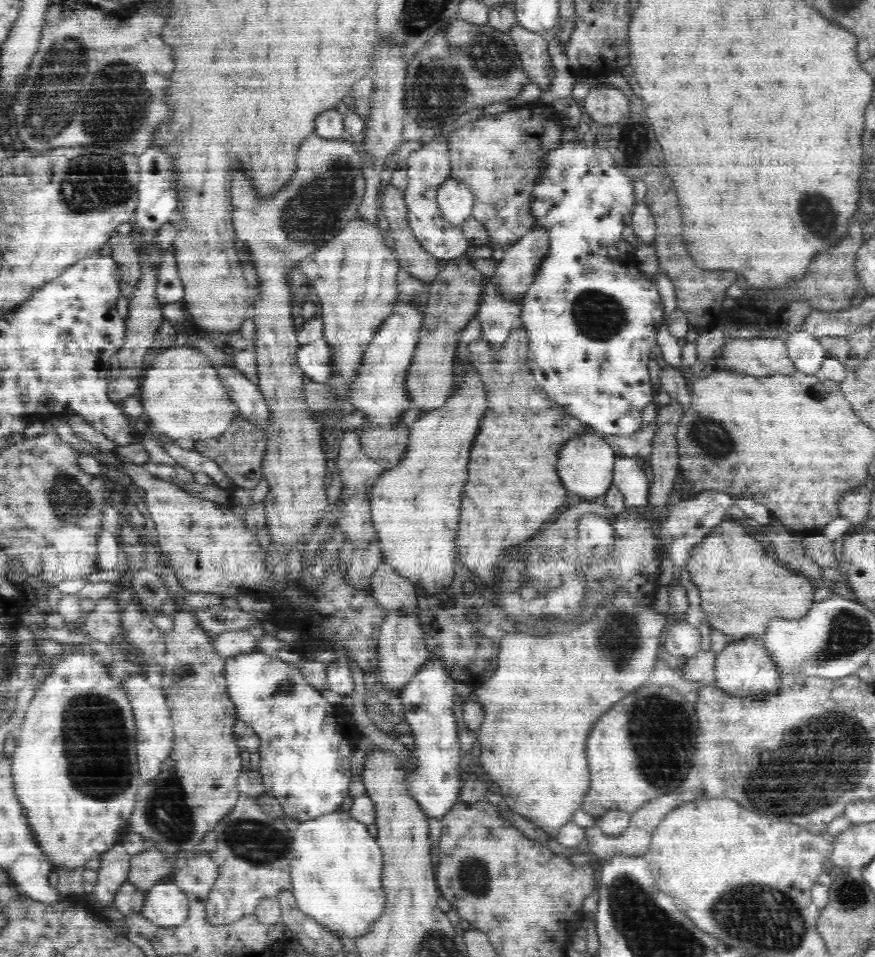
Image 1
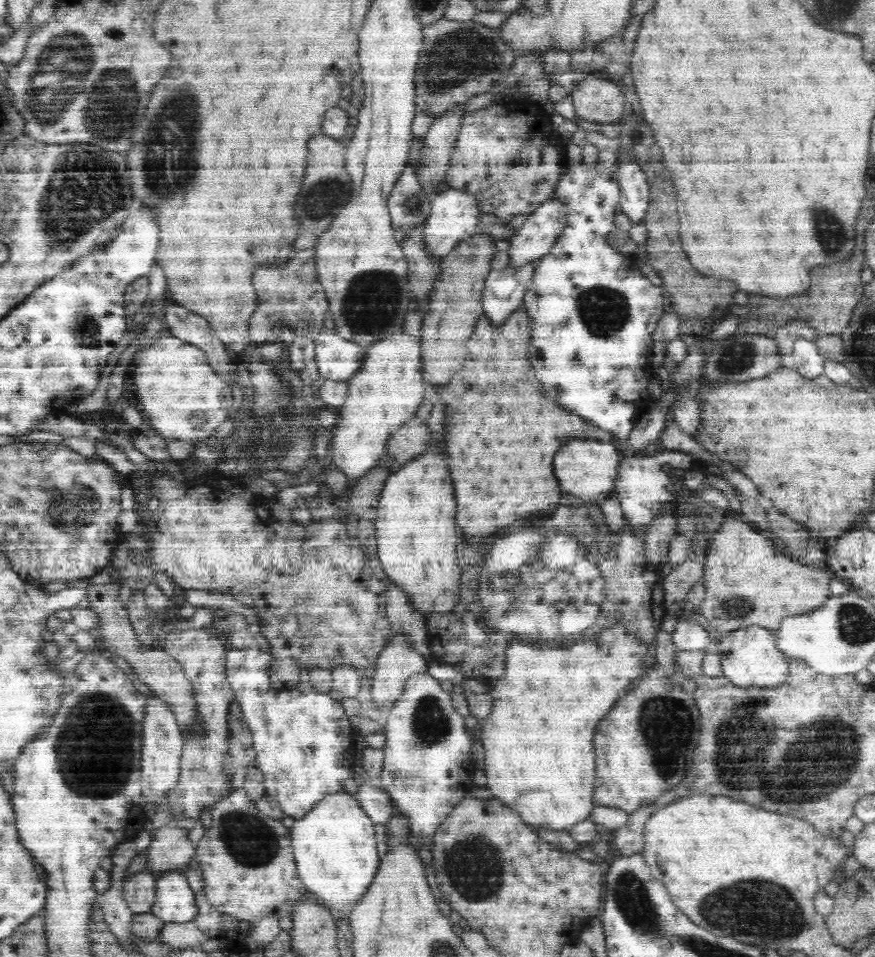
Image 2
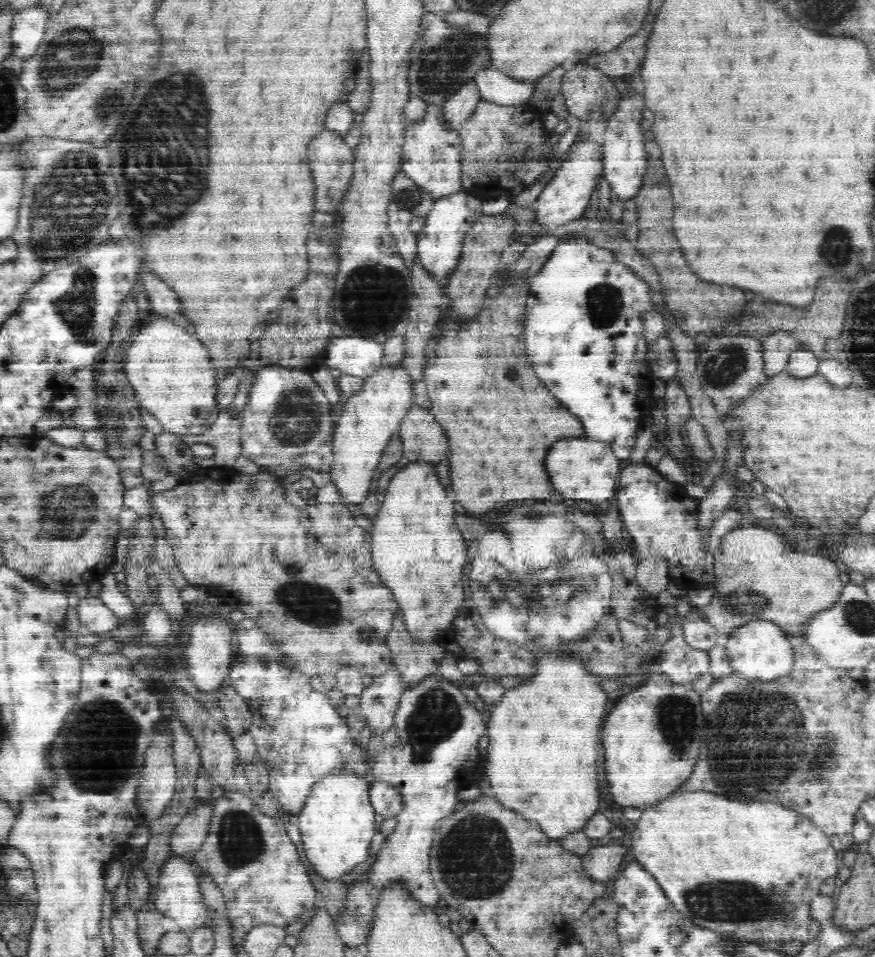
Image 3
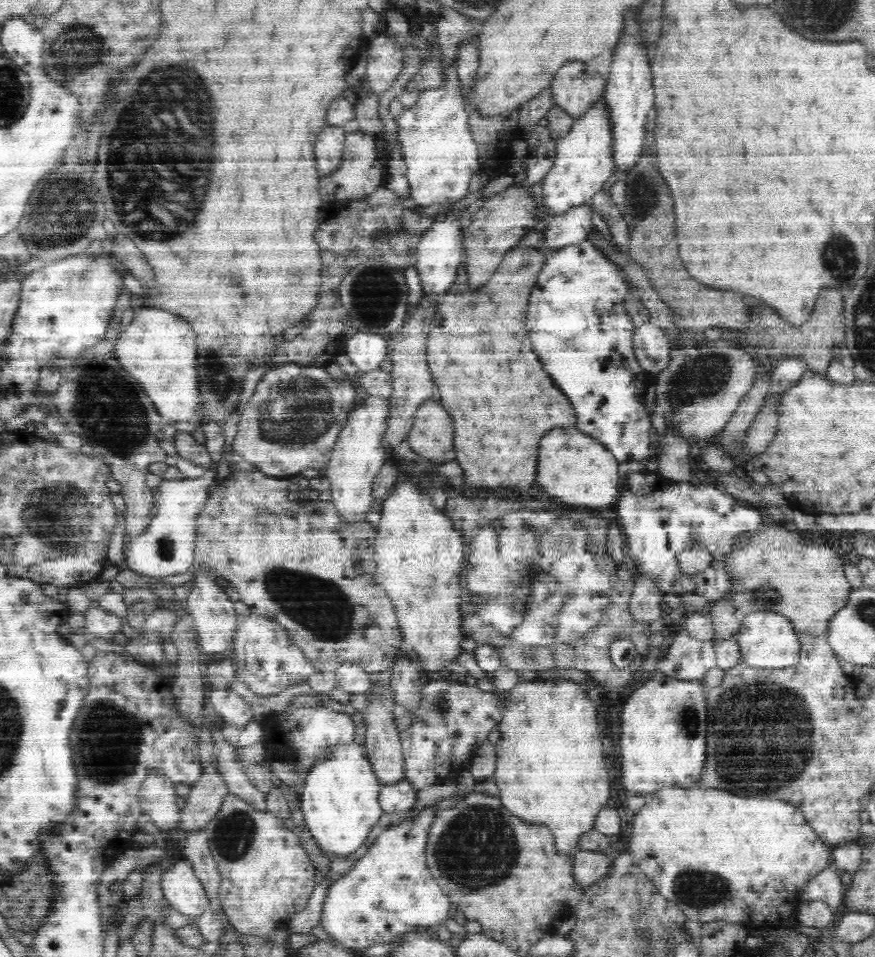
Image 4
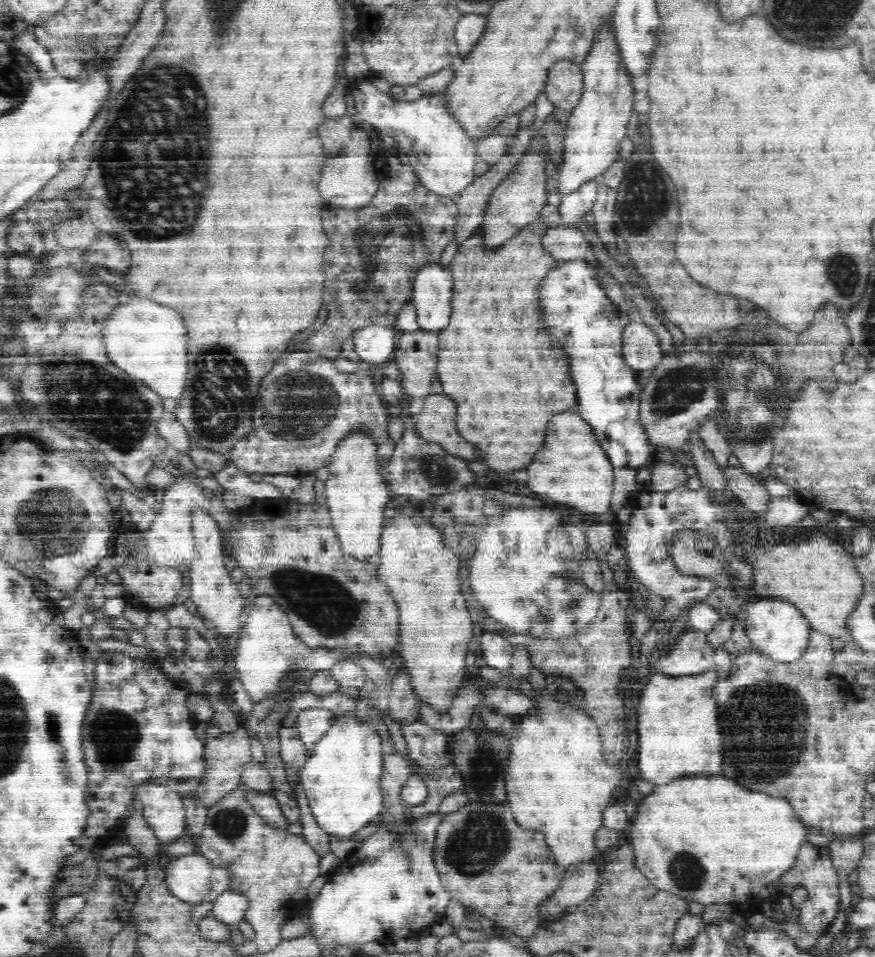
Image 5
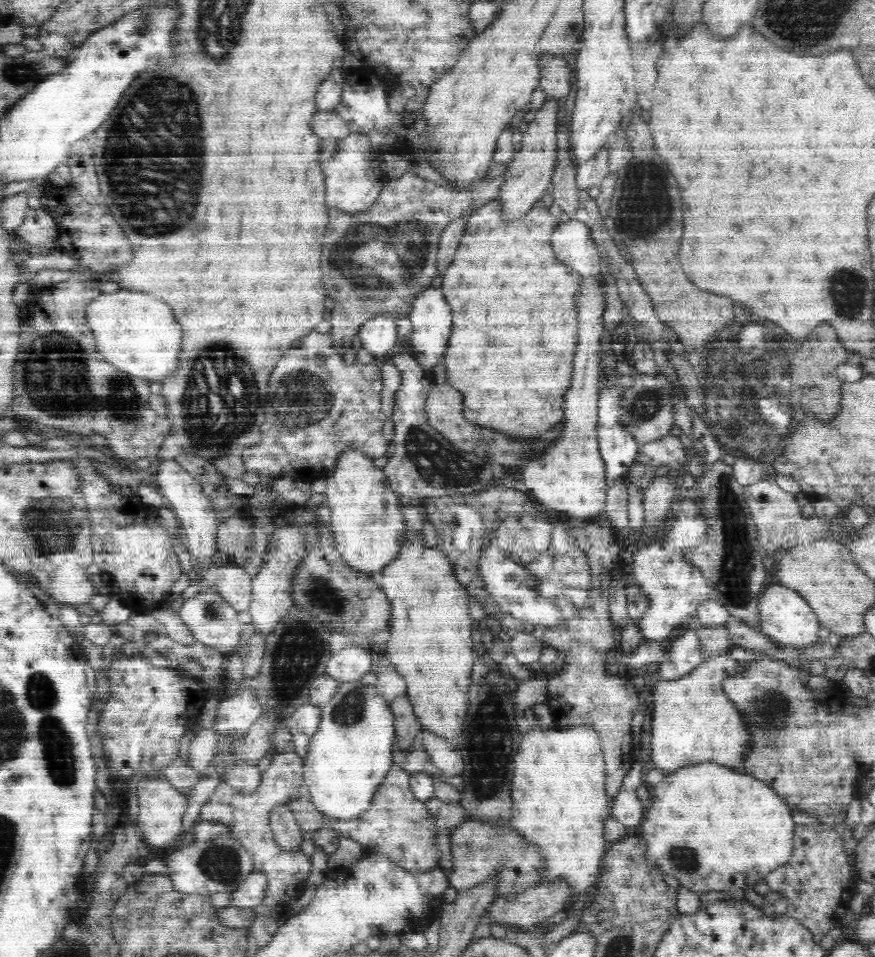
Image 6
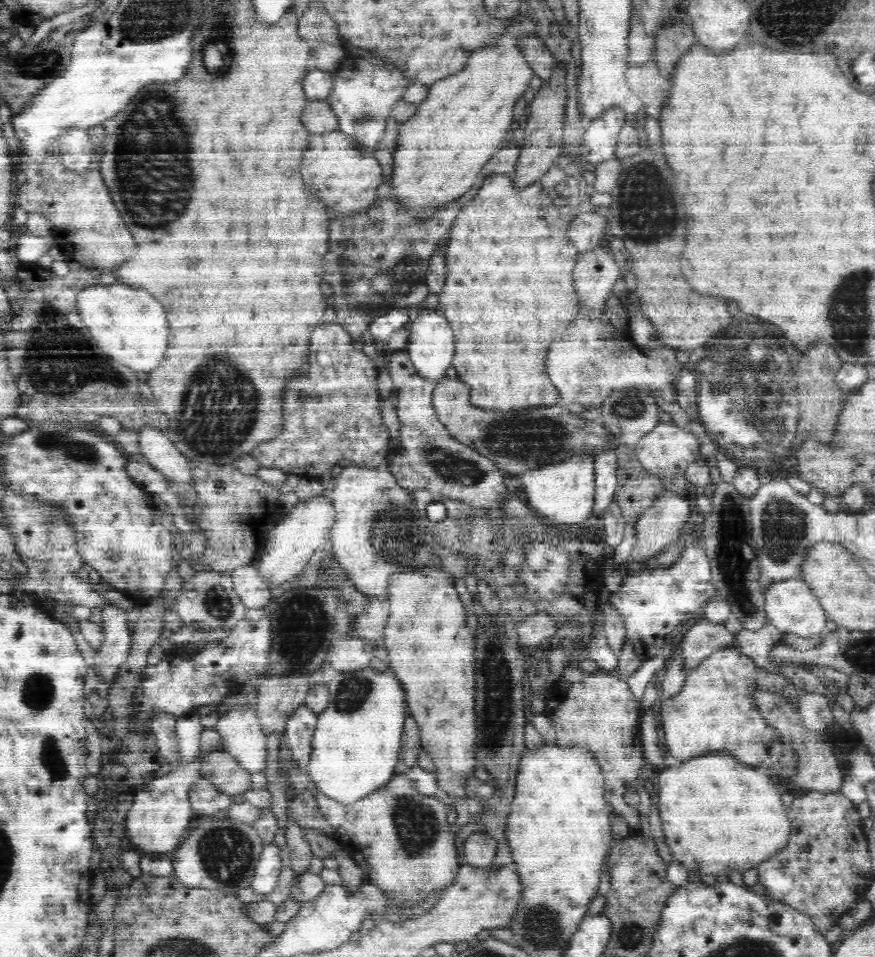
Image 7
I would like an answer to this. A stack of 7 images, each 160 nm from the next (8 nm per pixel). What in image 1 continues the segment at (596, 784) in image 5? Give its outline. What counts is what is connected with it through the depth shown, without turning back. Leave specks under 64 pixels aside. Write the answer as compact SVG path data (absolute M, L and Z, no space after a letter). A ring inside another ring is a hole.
M618 594L617 598L604 606L589 623L571 626L564 632L541 637L517 628L513 633L507 633L499 644L497 669L474 691L485 708L485 717L476 735L487 785L500 793L510 812L519 813L548 832L556 832L572 822L576 810L582 808L591 787L588 755L584 748L588 730L595 727L598 718L610 710L614 702L634 692L650 676L658 656L660 634L670 624L666 614L634 605L632 597Z

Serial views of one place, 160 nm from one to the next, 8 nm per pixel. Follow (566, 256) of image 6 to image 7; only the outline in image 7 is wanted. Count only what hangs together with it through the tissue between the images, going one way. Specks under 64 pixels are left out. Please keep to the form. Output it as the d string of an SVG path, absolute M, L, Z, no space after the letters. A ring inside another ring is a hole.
M603 210L580 212L572 221L568 234L578 250L584 252L588 248L594 248L603 240L606 225L607 221Z

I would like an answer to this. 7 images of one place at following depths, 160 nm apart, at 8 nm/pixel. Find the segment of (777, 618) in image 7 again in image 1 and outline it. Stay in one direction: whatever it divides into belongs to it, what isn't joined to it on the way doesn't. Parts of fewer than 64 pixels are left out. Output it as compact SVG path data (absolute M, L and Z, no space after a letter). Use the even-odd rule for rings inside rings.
M744 634L739 638L732 638L725 648L717 654L715 660L715 682L717 685L736 696L758 694L760 692L777 692L782 683L782 672L776 661L768 652L762 636Z

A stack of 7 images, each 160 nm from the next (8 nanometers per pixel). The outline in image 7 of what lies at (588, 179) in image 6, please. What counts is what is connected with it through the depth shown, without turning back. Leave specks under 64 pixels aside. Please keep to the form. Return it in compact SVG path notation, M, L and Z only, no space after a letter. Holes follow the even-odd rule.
M612 105L594 118L588 119L588 128L584 131L582 159L598 164L606 158L612 158L618 144L618 134L627 123L626 112L621 105Z

